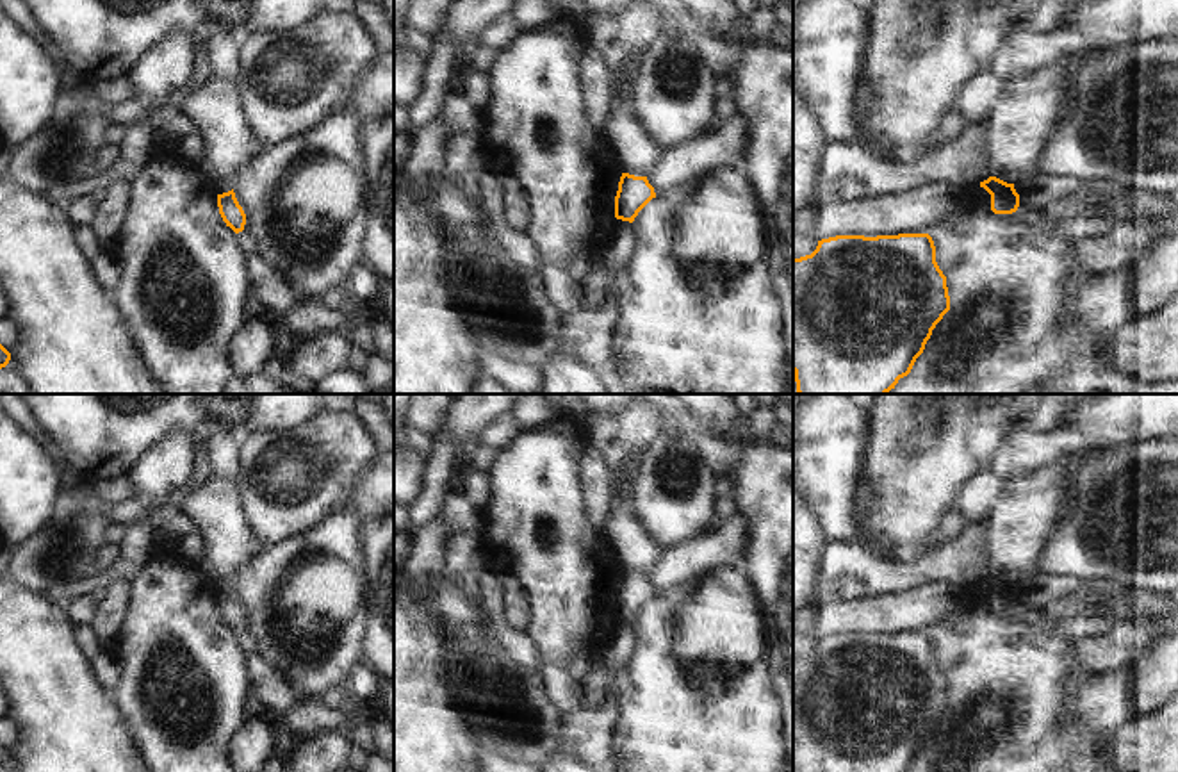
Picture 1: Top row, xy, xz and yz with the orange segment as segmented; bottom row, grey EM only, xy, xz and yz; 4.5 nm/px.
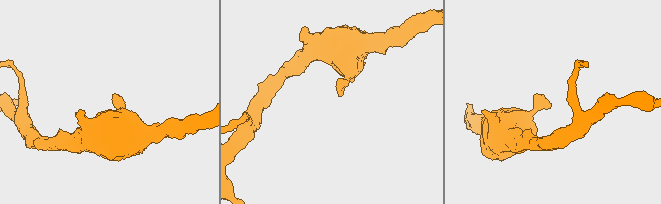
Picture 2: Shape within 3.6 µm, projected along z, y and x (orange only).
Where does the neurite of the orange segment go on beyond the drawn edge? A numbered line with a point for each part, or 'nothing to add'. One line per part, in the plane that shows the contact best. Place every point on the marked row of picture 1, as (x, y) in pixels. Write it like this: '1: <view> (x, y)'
nothing to add

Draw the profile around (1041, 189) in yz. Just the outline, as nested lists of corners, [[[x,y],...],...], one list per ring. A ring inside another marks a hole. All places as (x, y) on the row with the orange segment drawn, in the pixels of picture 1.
[[[1035,173],[1034,177],[1014,184],[1016,193],[1034,212],[1043,212],[1050,203],[1087,189],[1091,193],[1119,193],[1126,187],[1114,180],[1080,180],[1076,177],[1057,177],[1051,173]]]

